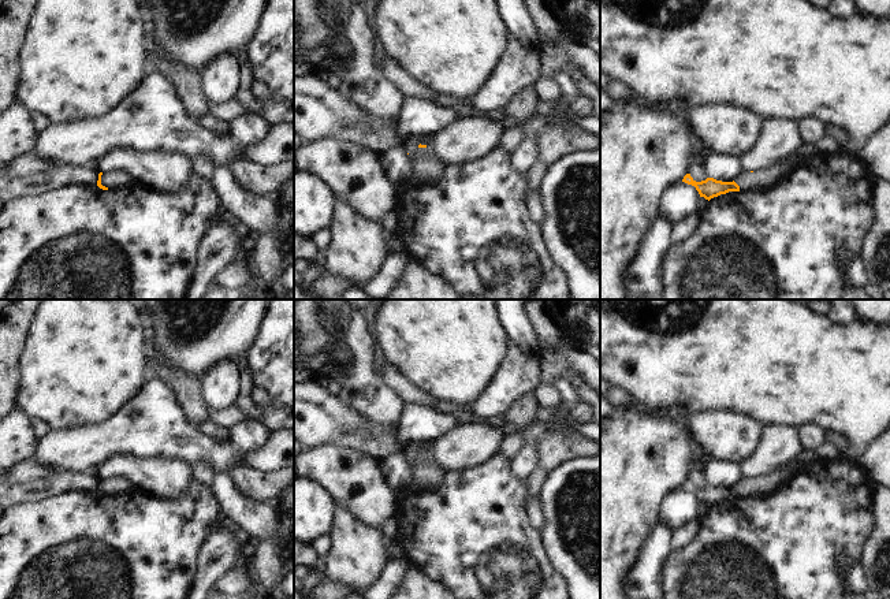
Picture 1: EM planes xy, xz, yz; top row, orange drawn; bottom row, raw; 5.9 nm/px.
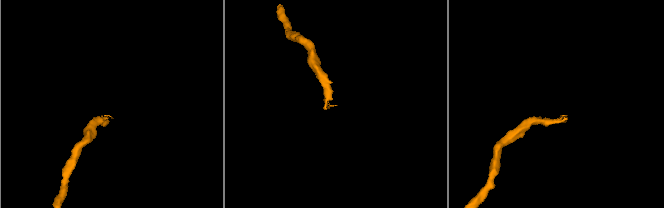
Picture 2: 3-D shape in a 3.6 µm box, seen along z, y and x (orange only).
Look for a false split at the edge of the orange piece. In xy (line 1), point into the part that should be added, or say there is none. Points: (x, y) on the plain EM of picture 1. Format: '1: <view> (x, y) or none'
1: none

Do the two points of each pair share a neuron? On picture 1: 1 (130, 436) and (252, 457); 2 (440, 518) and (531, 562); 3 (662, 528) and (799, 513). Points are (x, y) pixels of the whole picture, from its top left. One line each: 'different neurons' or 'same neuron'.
1: same neuron
2: same neuron
3: different neurons

